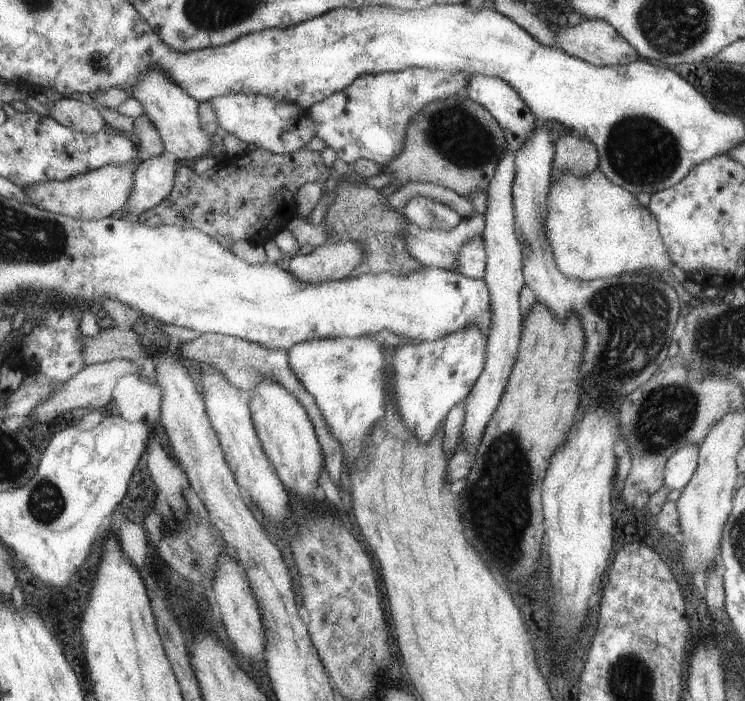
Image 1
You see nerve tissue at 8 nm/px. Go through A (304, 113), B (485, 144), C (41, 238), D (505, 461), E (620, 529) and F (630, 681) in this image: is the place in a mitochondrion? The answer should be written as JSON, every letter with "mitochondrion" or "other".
{"A":"other","B":"mitochondrion","C":"mitochondrion","D":"mitochondrion","E":"other","F":"mitochondrion"}

